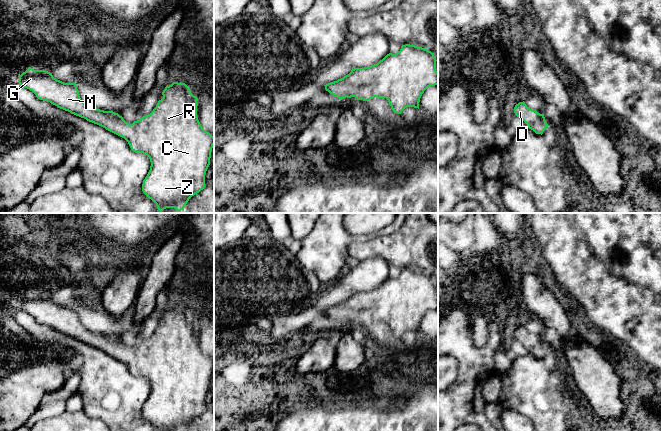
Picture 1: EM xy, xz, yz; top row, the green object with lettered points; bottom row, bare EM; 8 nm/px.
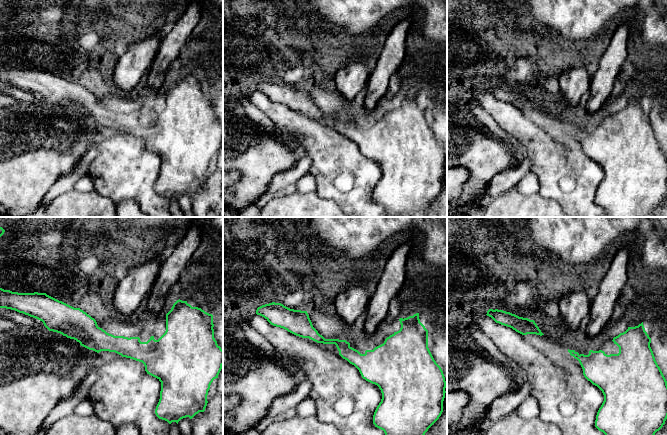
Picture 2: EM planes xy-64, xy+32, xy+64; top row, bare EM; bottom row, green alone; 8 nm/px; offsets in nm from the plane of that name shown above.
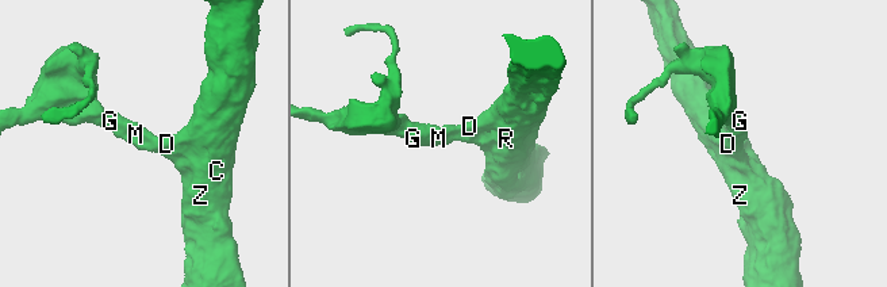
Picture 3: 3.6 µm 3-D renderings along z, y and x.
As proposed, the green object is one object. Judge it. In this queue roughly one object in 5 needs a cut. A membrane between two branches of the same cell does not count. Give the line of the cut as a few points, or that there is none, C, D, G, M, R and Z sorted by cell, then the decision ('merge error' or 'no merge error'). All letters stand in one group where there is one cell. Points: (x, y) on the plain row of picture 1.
no cut; C D G M R Z; no merge error

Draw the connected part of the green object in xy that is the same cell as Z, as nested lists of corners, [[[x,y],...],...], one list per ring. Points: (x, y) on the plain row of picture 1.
[[[28,292],[19,301],[21,311],[32,315],[40,324],[50,326],[60,333],[97,348],[106,354],[124,362],[132,375],[146,378],[151,386],[150,394],[143,404],[142,415],[157,431],[185,431],[189,423],[205,412],[205,398],[210,389],[214,361],[201,350],[197,341],[197,325],[185,307],[173,306],[162,316],[163,322],[158,325],[153,335],[132,348],[113,335],[104,335],[88,331],[80,322],[76,307],[64,307],[53,301],[46,294]]]

